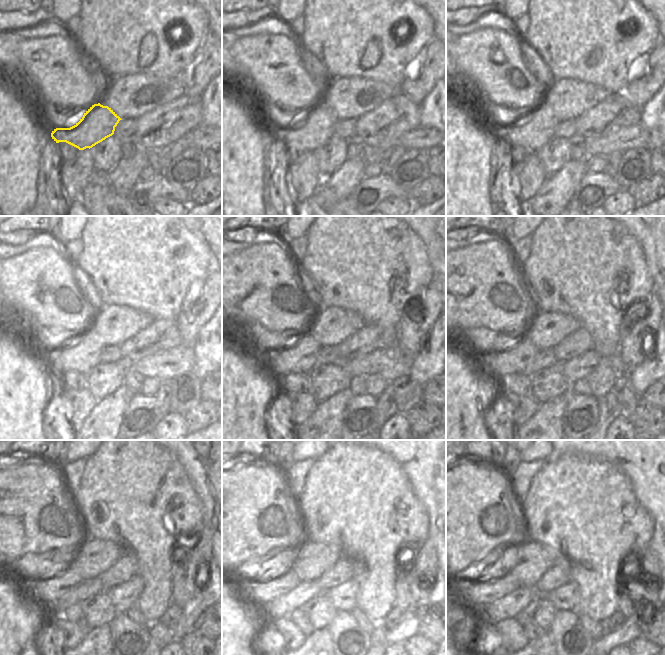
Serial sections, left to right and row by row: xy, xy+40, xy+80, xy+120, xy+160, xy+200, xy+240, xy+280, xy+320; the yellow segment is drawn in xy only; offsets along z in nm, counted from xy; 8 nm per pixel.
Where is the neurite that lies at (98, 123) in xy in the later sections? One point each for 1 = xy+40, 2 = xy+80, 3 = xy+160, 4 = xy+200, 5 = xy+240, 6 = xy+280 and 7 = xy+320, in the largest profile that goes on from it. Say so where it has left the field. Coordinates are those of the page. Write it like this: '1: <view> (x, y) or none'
1: xy+40 (316, 127)
2: xy+80 (537, 127)
3: xy+160 (299, 356)
4: xy+200 (497, 364)
5: xy+240 (52, 587)
6: xy+280 (255, 593)
7: xy+320 (470, 595)

